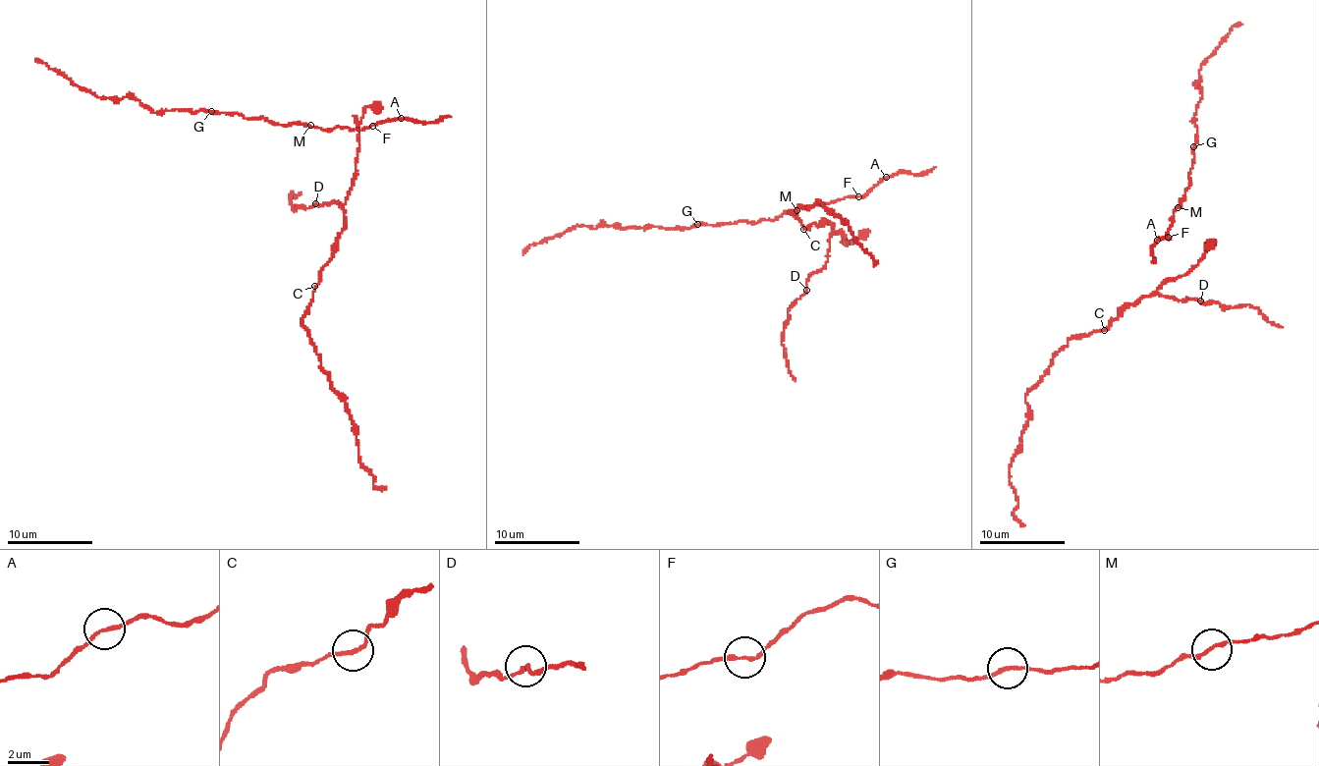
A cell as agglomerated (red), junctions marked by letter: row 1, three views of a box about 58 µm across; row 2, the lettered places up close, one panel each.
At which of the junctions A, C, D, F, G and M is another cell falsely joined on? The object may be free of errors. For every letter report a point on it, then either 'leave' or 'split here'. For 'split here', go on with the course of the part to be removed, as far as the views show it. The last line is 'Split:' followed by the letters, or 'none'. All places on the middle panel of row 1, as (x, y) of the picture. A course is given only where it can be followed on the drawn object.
A: at (886, 177); leave
C: at (803, 229); leave
D: at (806, 290); leave
F: at (858, 196); leave
G: at (697, 224); leave
M: at (796, 210); leave
Split: none

